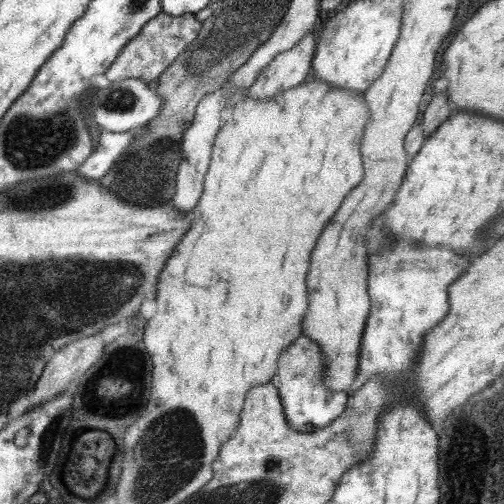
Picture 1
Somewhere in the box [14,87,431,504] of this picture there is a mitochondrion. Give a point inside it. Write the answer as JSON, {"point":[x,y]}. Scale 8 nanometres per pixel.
{"point":[180,453]}

